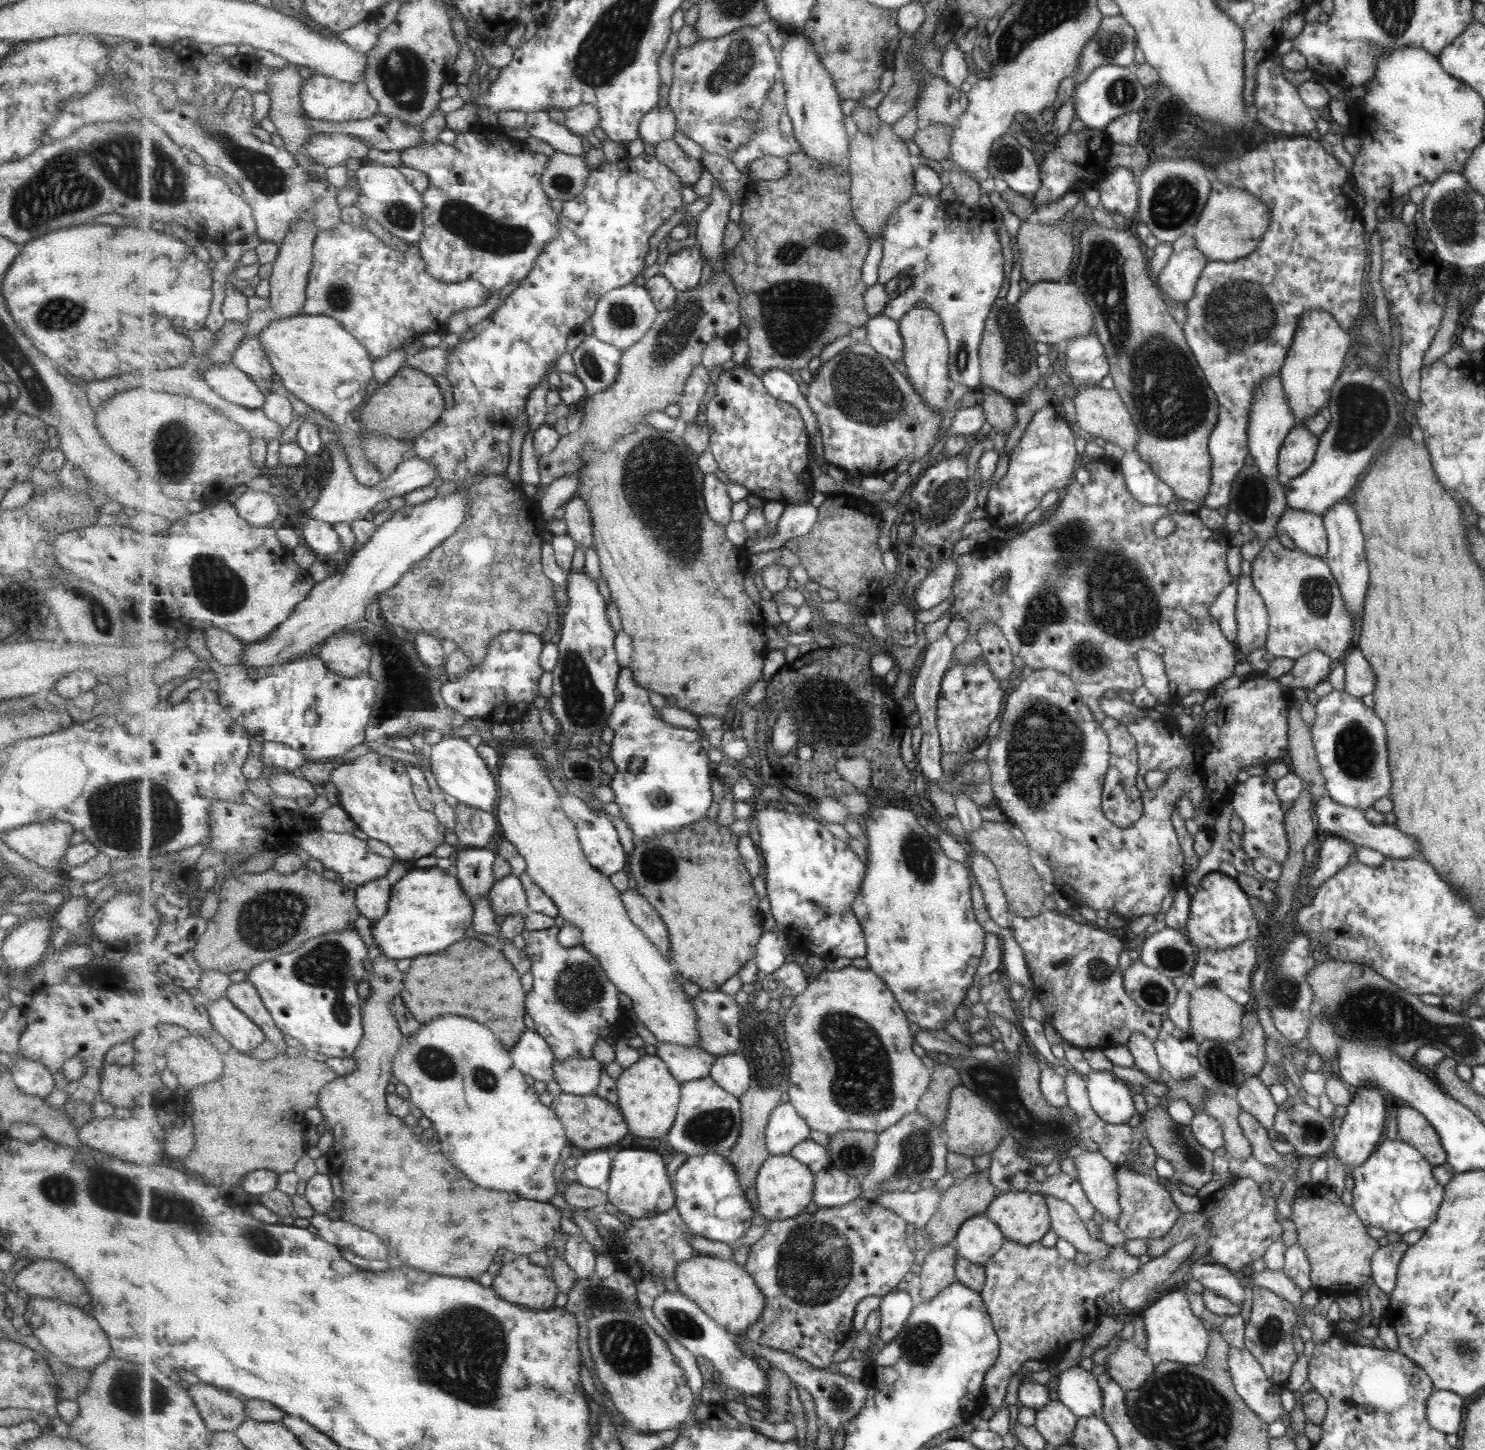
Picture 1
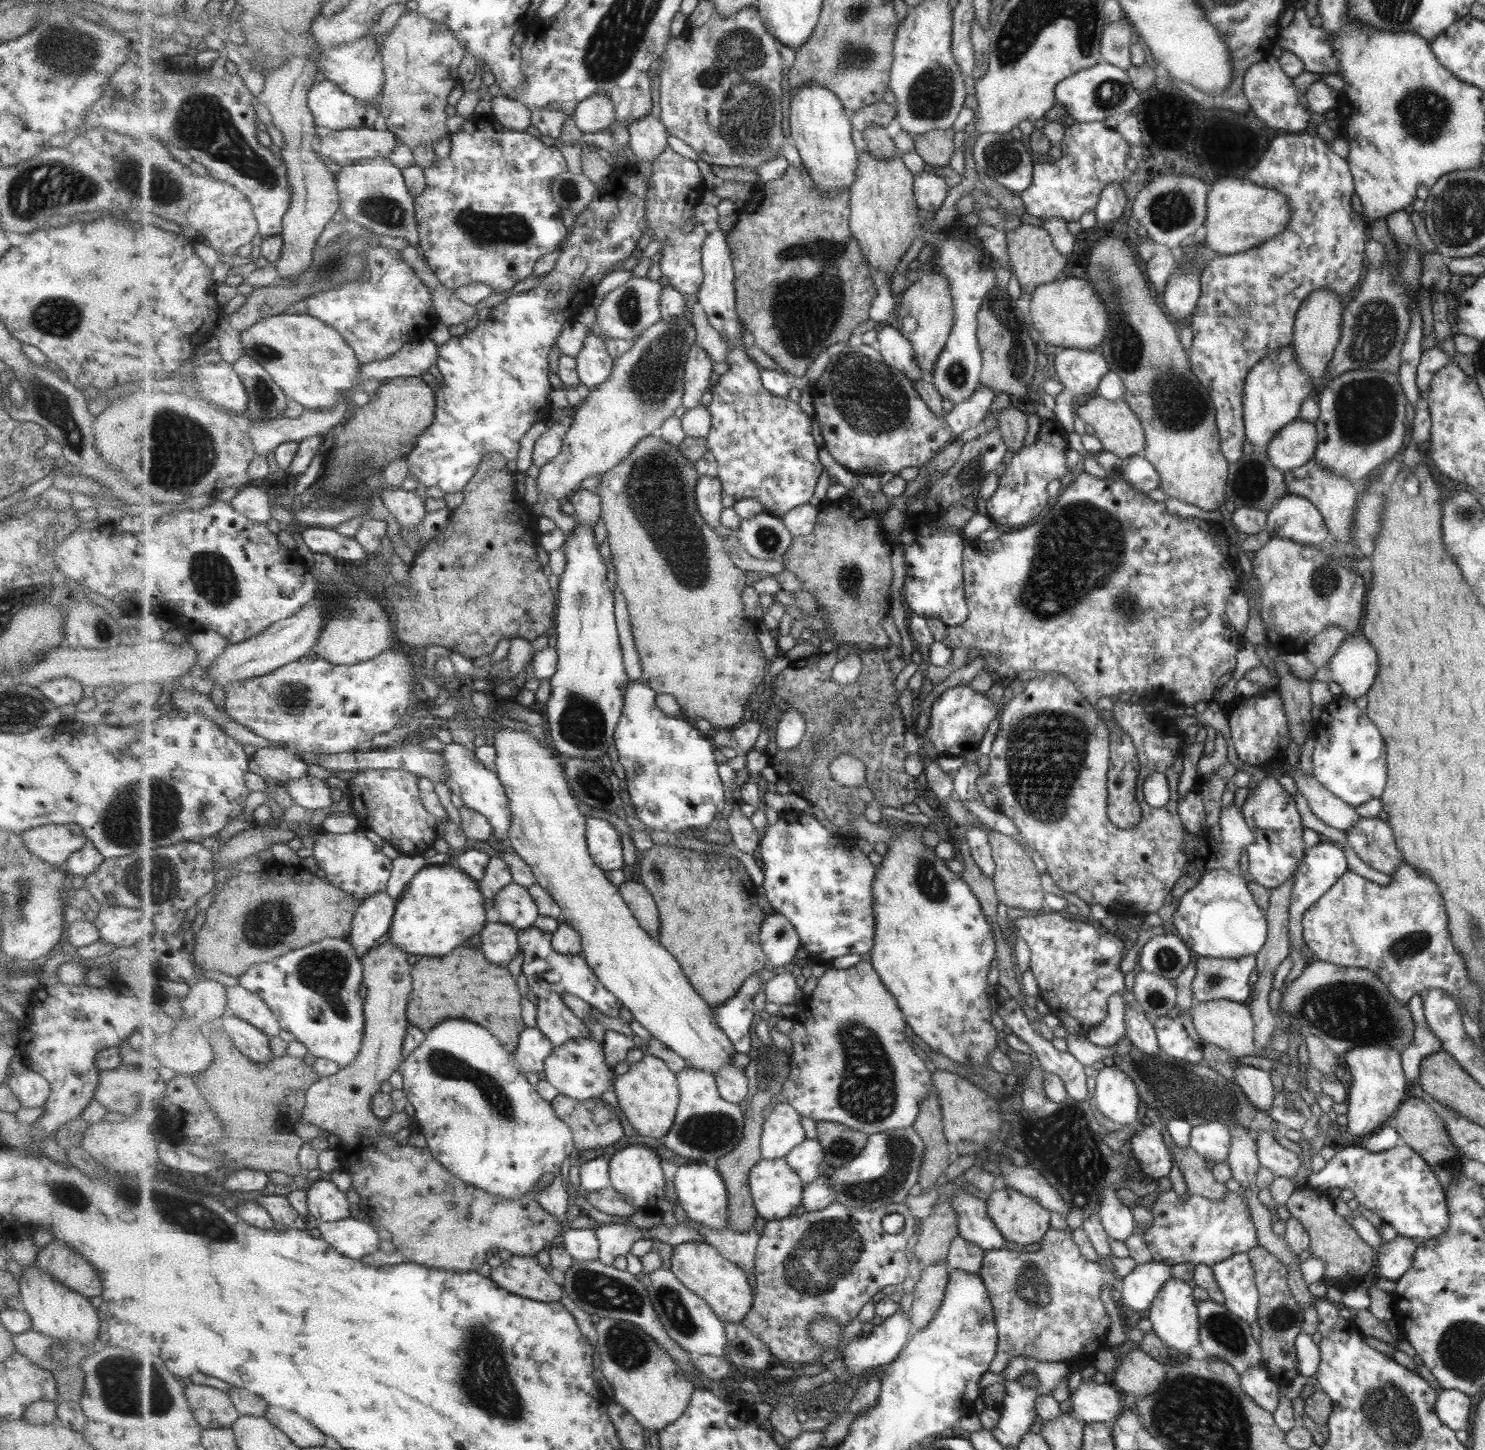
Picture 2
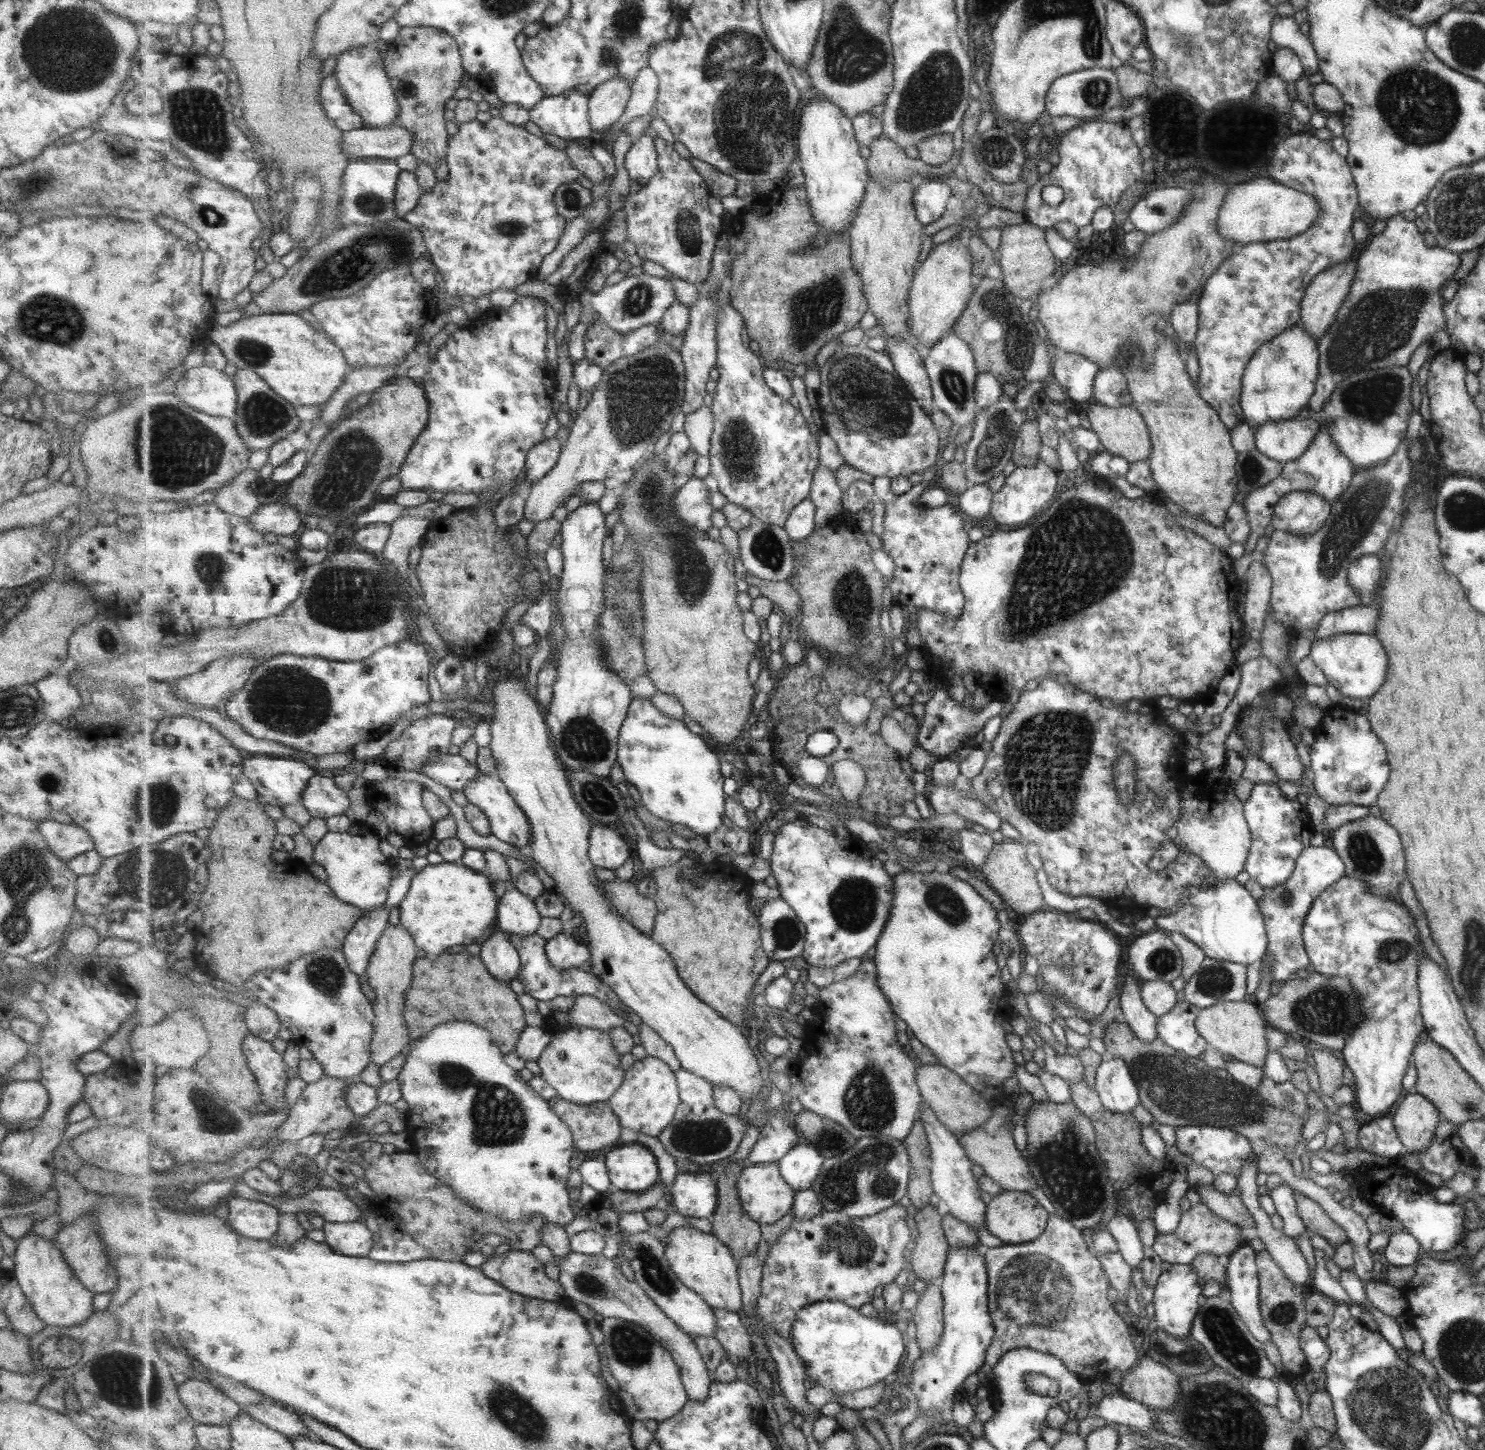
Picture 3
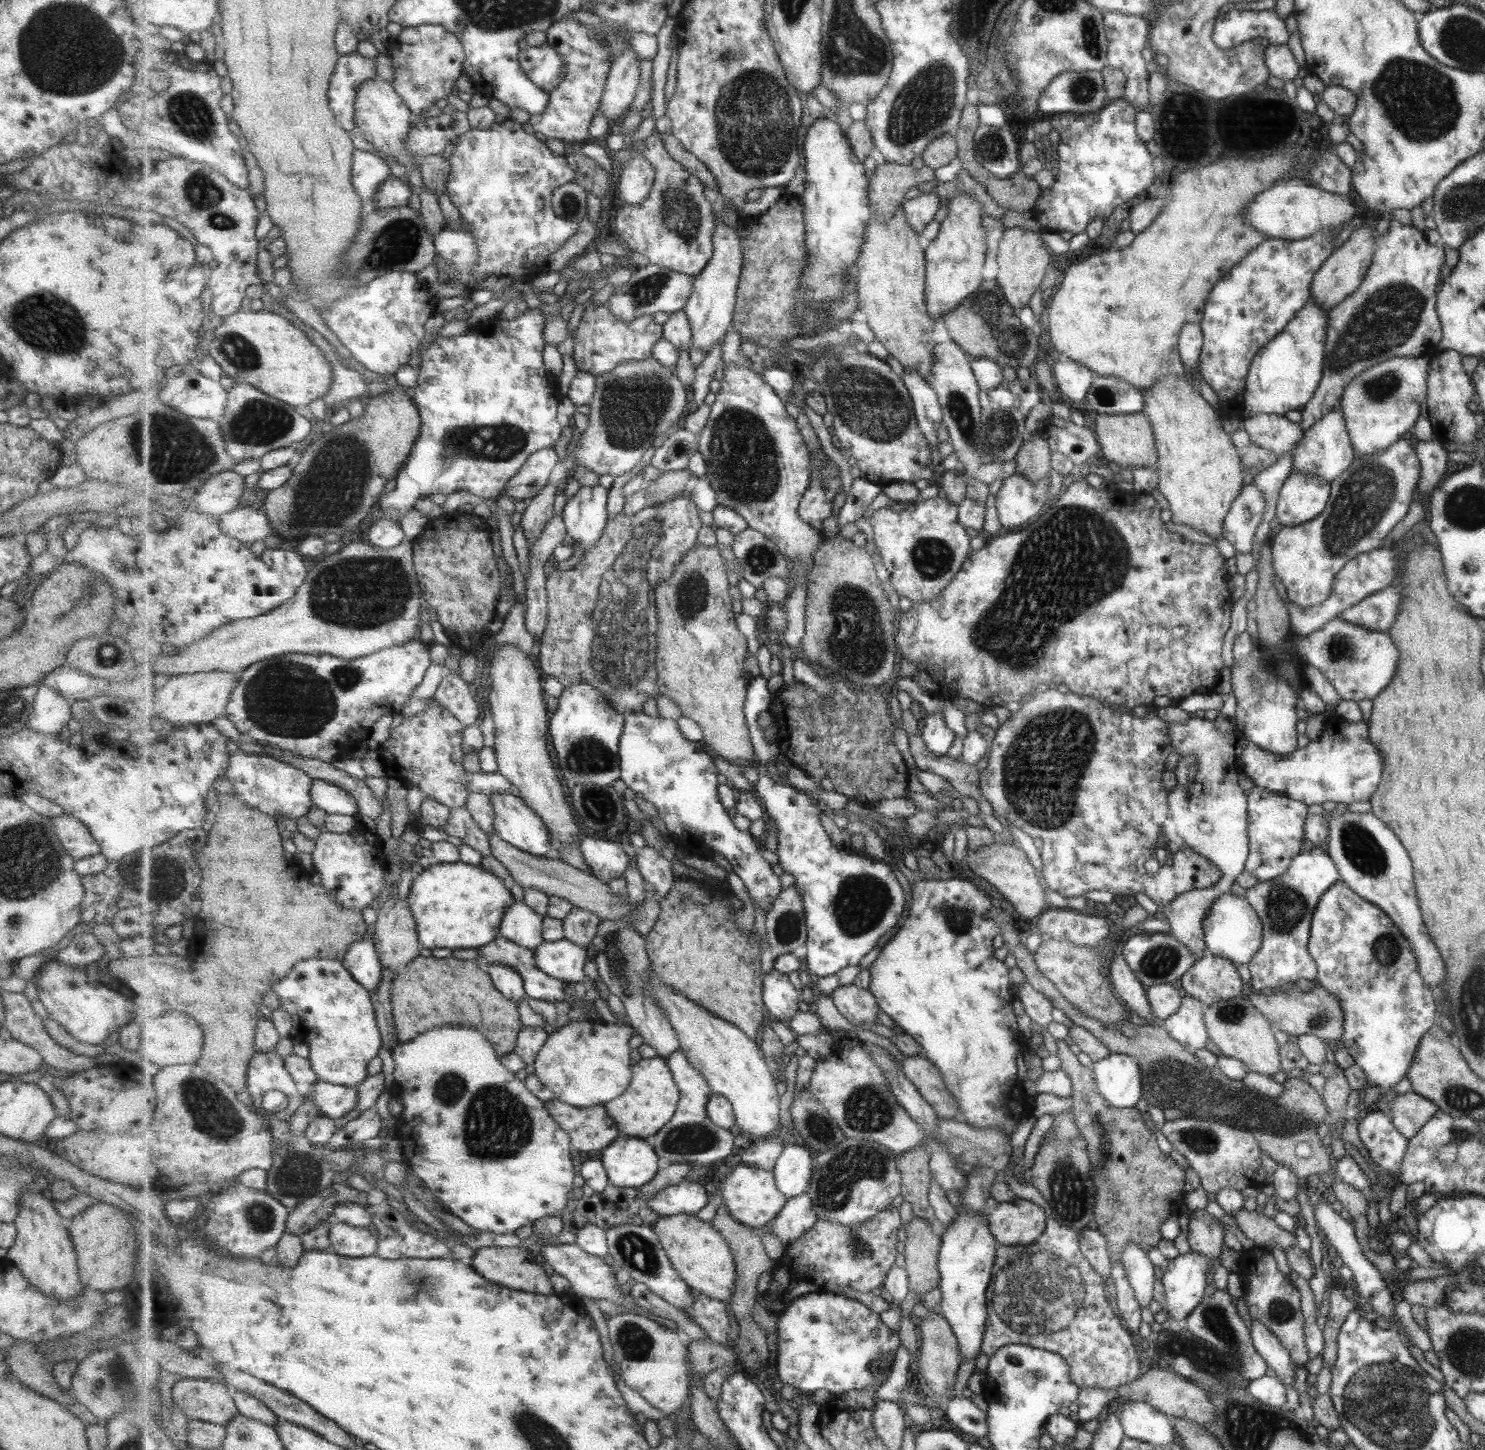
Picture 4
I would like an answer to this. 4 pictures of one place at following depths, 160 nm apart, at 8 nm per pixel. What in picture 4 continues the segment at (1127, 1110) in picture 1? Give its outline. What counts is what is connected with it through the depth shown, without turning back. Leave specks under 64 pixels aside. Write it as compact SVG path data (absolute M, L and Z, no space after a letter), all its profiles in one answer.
M1109 1053L1091 1064L1100 1095L1114 1108L1133 1108L1142 1096L1137 1061L1124 1054Z

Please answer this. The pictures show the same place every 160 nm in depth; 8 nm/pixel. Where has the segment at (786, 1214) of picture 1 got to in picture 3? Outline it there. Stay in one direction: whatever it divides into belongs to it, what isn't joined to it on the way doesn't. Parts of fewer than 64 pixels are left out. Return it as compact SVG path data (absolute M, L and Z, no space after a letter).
M777 1162L748 1164L741 1171L737 1184L743 1210L760 1224L773 1224L777 1220L781 1220L785 1214L789 1214L789 1210L792 1210L796 1200L797 1192L784 1179Z

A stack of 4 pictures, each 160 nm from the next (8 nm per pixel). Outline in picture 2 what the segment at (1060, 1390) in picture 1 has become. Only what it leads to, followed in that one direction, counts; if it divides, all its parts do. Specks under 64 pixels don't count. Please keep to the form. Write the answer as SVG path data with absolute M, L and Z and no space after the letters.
M1093 1380L1081 1382L1071 1397L1070 1412L1086 1423L1103 1423L1112 1426L1122 1410L1129 1404L1121 1393L1109 1385L1095 1384Z

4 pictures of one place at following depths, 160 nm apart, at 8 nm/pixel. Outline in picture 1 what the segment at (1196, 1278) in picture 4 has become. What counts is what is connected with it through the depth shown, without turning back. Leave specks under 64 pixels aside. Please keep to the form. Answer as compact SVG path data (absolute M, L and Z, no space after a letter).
M1179 1289L1167 1290L1154 1298L1143 1312L1145 1330L1145 1352L1156 1355L1162 1361L1181 1362L1196 1365L1201 1363L1208 1352L1208 1333L1197 1316L1191 1314L1185 1294Z

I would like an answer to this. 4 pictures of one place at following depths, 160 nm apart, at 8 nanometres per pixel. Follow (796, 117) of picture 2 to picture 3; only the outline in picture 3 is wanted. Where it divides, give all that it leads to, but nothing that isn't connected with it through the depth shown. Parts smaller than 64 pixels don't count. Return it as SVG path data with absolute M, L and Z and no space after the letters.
M818 94L803 107L799 121L798 158L806 176L805 187L812 214L824 232L849 234L872 180L868 160L861 156L859 150L861 144L856 139L854 122L840 106L831 103L831 100L818 99Z

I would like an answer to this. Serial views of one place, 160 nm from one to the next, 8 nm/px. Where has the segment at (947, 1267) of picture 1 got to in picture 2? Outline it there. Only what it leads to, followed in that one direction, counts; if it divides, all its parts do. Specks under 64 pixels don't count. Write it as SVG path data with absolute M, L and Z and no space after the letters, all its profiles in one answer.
M945 1260L922 1268L920 1281L913 1291L913 1304L909 1310L914 1331L927 1329L937 1317L945 1300L948 1271Z

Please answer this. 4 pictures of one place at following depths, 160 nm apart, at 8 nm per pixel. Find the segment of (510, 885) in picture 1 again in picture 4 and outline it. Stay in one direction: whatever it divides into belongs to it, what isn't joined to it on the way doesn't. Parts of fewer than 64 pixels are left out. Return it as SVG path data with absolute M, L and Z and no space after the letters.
M524 901L515 902L515 905L506 912L502 922L501 936L524 946L535 949L541 946L544 939L544 917L533 911Z

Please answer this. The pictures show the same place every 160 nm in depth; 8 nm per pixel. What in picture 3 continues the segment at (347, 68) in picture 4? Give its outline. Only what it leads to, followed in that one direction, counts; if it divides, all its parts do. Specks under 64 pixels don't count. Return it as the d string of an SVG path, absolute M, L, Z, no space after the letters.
M336 73L324 79L320 95L329 118L333 119L342 131L349 132L364 127L364 119L357 114L352 103L347 102Z

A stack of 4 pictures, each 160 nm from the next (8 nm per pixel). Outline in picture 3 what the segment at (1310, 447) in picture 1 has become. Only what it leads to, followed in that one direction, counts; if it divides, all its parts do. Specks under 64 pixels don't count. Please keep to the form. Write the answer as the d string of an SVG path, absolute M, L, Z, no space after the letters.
M1309 415L1265 422L1254 430L1254 448L1271 460L1286 463L1304 453L1317 429L1320 429L1319 419Z

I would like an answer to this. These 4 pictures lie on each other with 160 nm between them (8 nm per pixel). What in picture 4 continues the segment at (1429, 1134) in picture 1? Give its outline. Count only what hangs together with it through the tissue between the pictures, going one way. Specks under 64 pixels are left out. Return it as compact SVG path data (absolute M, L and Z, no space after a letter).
M1413 1091L1395 1095L1390 1102L1390 1107L1393 1126L1405 1138L1415 1136L1421 1126L1439 1109L1429 1099Z

